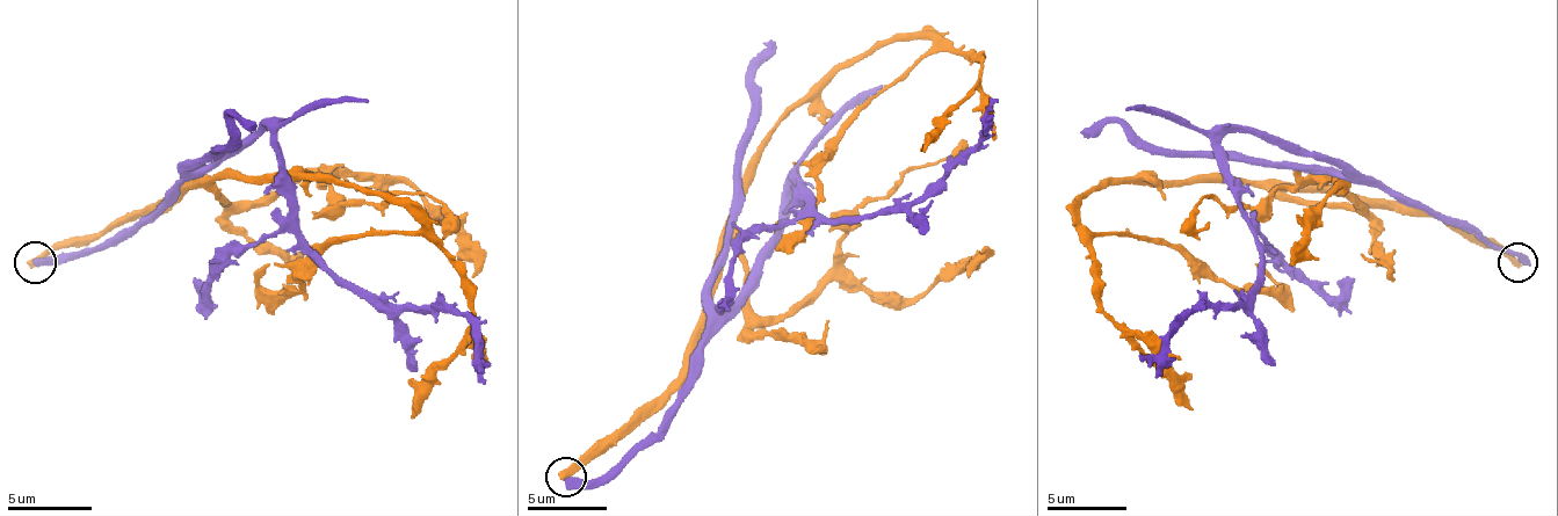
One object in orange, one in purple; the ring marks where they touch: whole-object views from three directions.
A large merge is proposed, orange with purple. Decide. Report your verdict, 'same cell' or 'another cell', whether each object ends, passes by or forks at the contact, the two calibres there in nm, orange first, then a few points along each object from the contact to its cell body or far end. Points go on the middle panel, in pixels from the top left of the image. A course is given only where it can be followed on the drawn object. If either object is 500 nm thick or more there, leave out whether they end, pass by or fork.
another cell; orange ends there; purple ends there; 440 nm thick on the orange side, 460 nm on the other; orange runs (567, 478), (679, 375), (758, 144), (841, 67), (929, 40), (854, 120), (813, 219), (782, 235), (790, 215); purple runs (567, 478), (610, 478), (658, 430), (690, 355), (774, 235), (794, 180), (821, 215), (918, 203), (993, 116)

